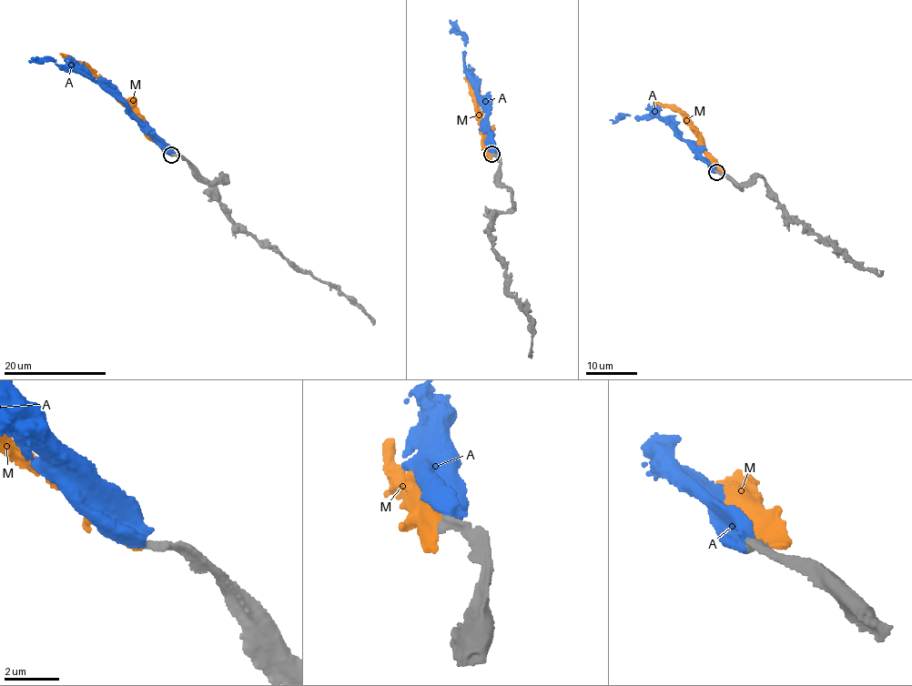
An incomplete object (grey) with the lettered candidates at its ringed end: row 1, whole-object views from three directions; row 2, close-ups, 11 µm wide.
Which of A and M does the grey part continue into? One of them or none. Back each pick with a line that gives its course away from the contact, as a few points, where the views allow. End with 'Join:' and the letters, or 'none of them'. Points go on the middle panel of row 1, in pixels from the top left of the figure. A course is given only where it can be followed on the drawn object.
M: Its course: (491, 155), (482, 141), (486, 136), (481, 126), (483, 122), (475, 107), (472, 80), (466, 70)
Join: M

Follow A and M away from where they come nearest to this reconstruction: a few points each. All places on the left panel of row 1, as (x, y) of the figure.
A: (172, 153), (128, 108), (86, 76), (59, 66), (51, 59), (28, 62)
M: (171, 155), (146, 135), (140, 119), (125, 105), (122, 100), (82, 65), (59, 53)

